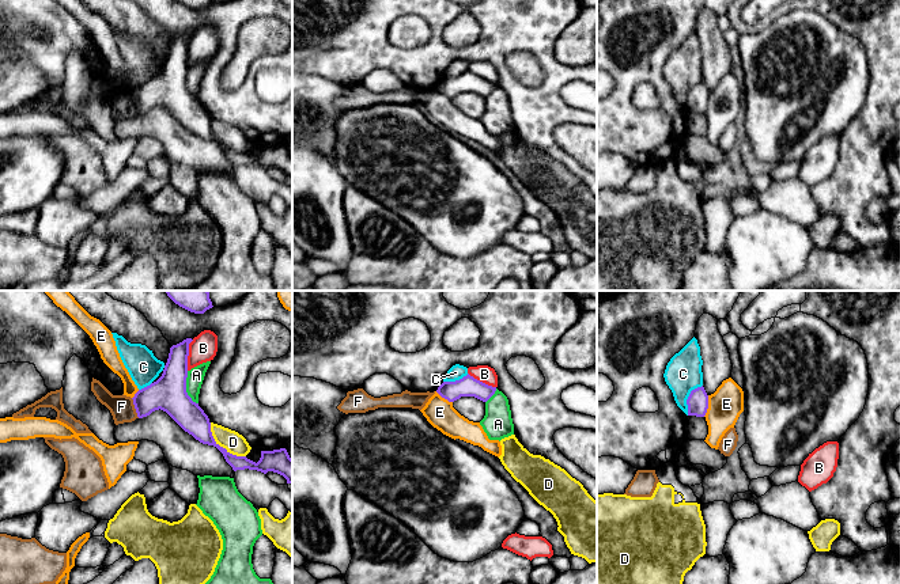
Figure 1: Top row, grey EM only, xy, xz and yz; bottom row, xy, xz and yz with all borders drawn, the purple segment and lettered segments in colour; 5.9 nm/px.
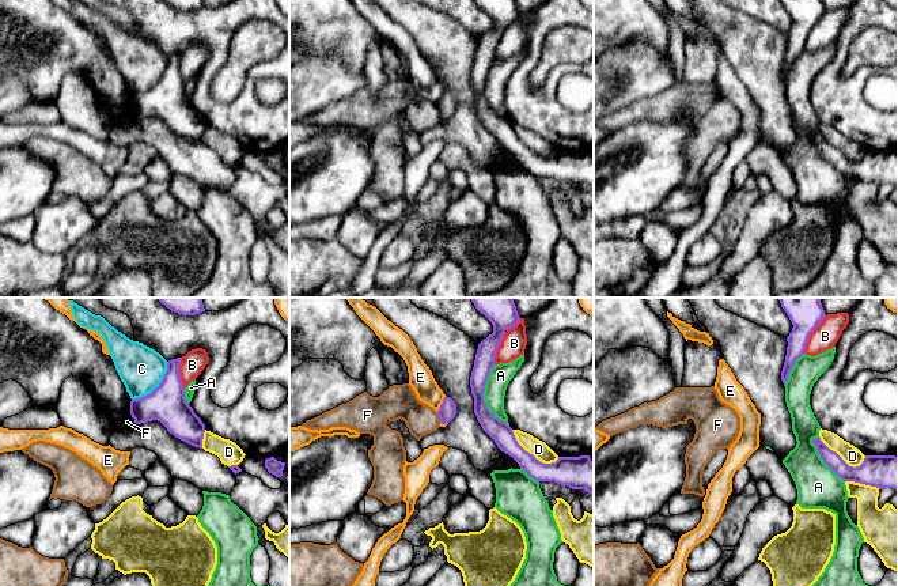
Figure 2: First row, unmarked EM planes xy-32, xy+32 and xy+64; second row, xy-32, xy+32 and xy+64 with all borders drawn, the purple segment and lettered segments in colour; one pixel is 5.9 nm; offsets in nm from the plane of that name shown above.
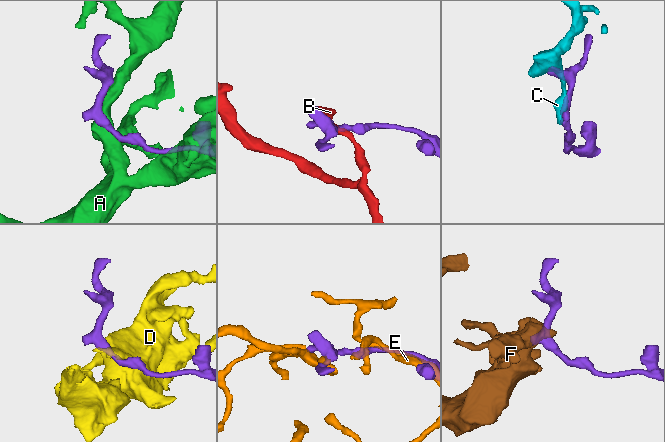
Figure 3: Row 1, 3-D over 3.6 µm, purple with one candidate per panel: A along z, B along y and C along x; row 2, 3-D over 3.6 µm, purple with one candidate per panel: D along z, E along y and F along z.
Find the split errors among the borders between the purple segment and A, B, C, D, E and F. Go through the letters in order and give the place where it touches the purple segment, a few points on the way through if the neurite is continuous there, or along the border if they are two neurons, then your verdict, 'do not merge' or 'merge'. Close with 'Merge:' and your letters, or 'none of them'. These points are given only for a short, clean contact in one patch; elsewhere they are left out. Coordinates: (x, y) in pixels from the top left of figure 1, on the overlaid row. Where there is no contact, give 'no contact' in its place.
A: xy (185, 389) | do not merge
B: xy (188, 355) | do not merge
C: yz (688, 398) | along yz (702, 385), (691, 391), (687, 399), (687, 414) | do not merge
D: xy (222, 447) | do not merge
E: yz (707, 406) | do not merge
F: xy (135, 408) | along xy (131, 398), (139, 417) | do not merge
Merge: none of them

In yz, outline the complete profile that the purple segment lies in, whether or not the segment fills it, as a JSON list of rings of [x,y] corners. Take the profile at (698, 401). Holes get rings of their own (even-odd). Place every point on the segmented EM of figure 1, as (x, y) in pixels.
[[[697,387],[691,391],[688,399],[688,416],[704,417],[708,409],[708,395],[704,387]]]

